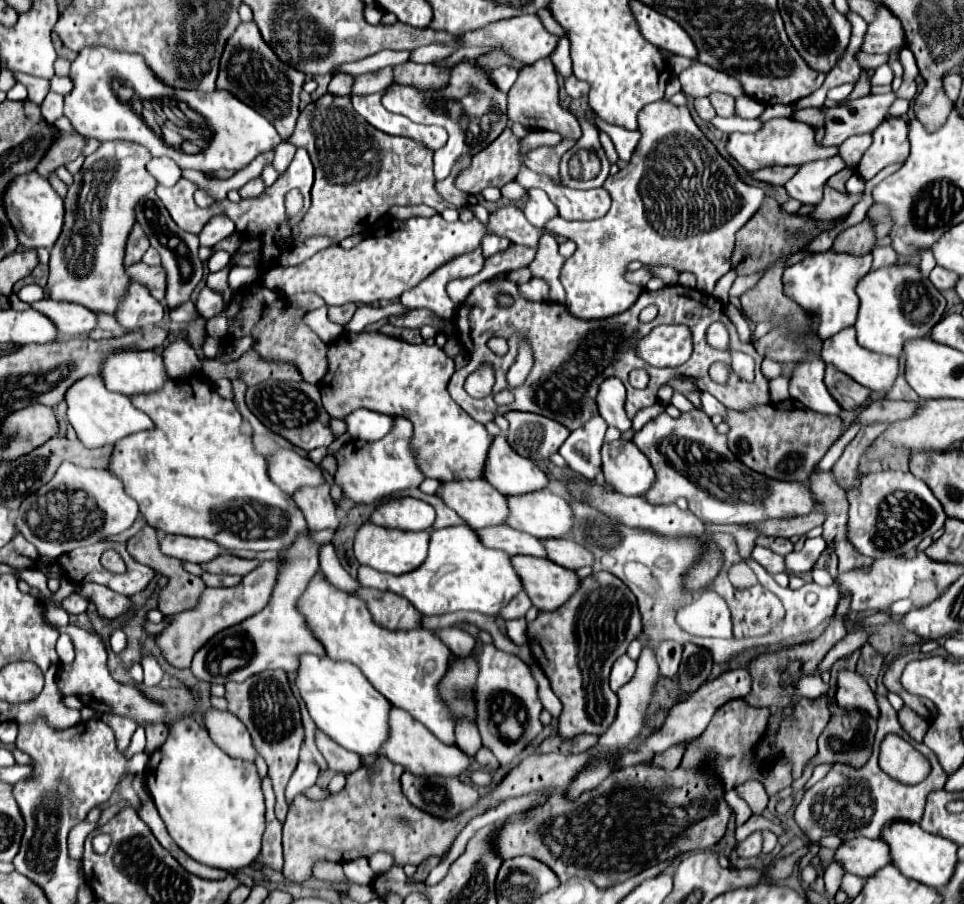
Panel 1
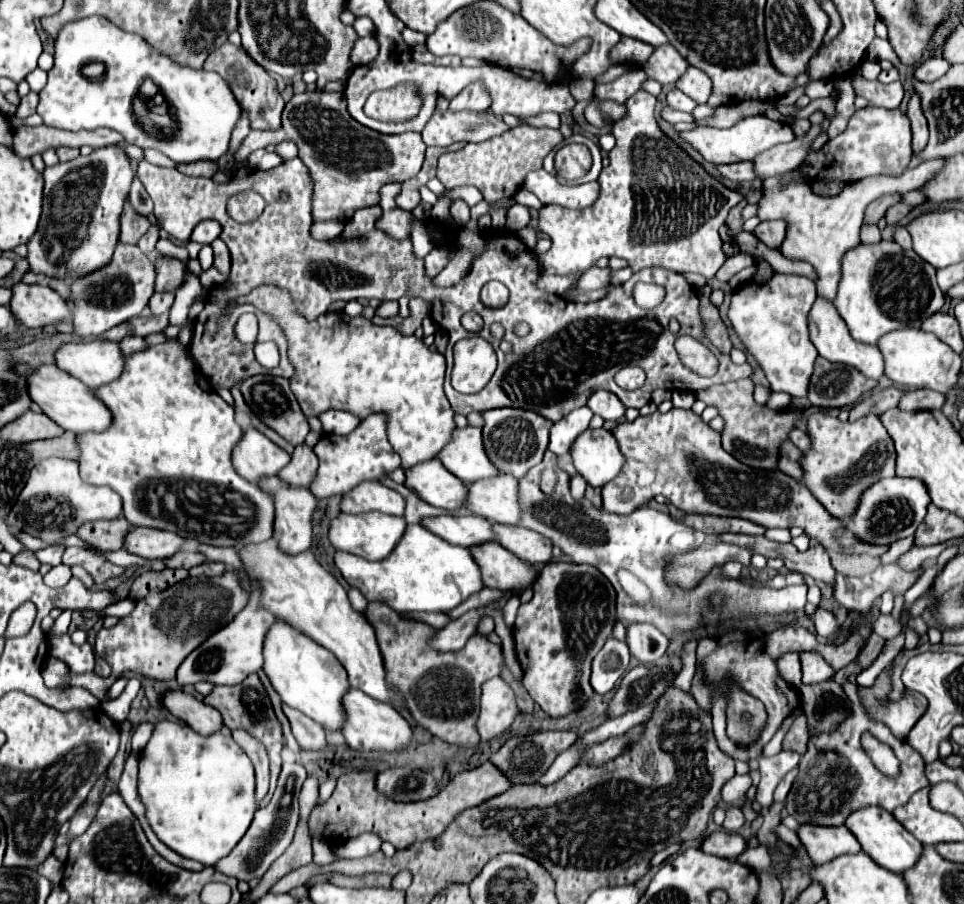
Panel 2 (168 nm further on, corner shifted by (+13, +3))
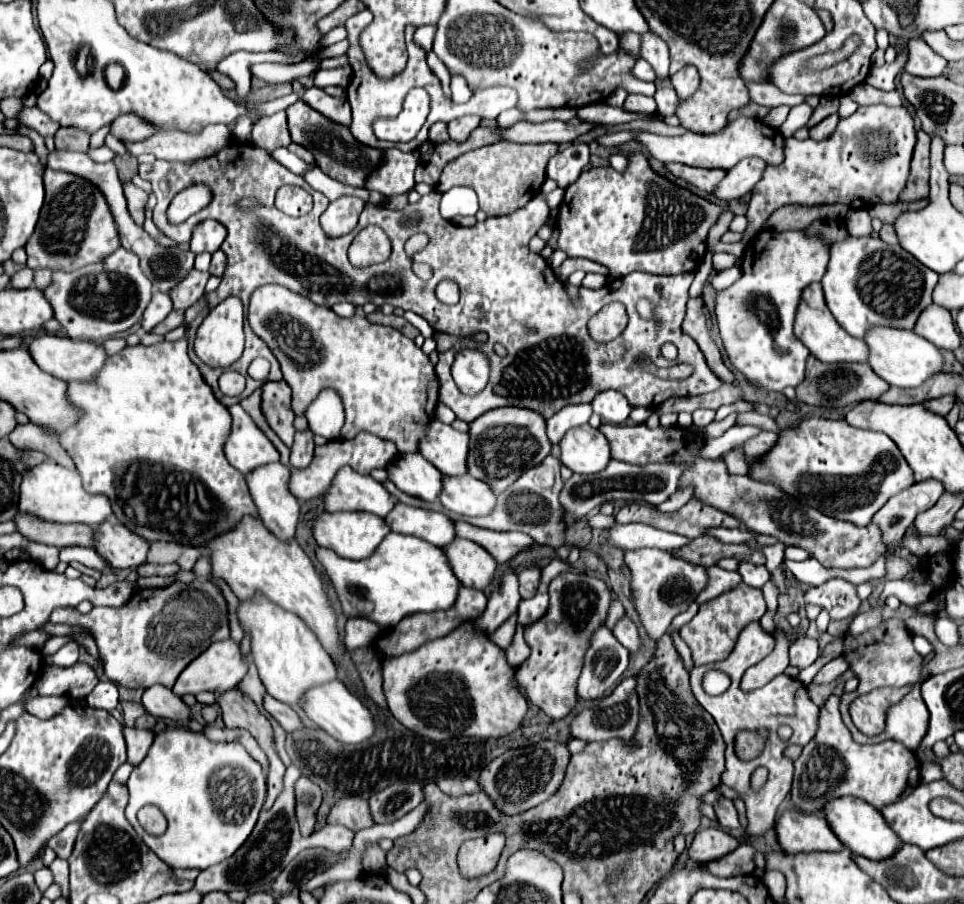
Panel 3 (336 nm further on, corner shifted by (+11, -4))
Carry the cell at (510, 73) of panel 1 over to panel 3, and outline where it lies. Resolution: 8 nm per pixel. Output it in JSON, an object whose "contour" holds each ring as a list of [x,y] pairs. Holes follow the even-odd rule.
{"contour":[[[462,116],[462,118],[456,118],[448,124],[448,134],[450,134],[450,140],[456,140],[456,142],[464,142],[468,138],[468,134],[472,130],[476,130],[480,126],[480,118],[478,116]]]}

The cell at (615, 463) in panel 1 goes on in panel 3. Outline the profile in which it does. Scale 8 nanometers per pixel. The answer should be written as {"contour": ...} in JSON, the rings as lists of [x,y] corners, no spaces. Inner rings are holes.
{"contour":[[[590,426],[568,430],[560,442],[560,450],[562,464],[576,474],[598,474],[612,460],[606,436]]]}

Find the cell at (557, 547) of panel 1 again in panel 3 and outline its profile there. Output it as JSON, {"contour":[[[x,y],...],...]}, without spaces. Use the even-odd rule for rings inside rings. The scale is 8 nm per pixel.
{"contour":[[[462,520],[456,522],[456,530],[460,530],[460,538],[472,540],[480,544],[482,548],[486,548],[496,558],[498,564],[510,564],[520,552],[530,550],[534,544],[534,540],[526,534],[486,530],[486,528],[478,528]]]}

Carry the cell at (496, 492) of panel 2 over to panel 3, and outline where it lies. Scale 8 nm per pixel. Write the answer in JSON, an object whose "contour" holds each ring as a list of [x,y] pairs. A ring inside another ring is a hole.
{"contour":[[[470,474],[464,478],[444,476],[440,504],[458,516],[488,516],[496,508],[496,494],[486,482]]]}

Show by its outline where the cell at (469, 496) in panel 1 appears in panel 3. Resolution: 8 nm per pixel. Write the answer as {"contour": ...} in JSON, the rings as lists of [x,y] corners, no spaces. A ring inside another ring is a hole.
{"contour":[[[406,454],[396,458],[396,466],[392,466],[388,474],[402,492],[426,502],[438,502],[442,490],[442,474],[420,454]]]}

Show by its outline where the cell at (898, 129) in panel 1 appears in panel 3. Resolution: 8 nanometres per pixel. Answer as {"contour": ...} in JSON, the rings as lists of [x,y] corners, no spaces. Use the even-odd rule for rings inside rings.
{"contour":[[[860,106],[852,116],[842,118],[838,122],[836,132],[824,140],[824,142],[814,142],[814,140],[796,140],[796,138],[786,138],[784,144],[784,154],[786,160],[778,166],[768,166],[764,178],[760,184],[756,184],[756,190],[752,190],[750,206],[748,206],[748,230],[744,242],[748,242],[748,236],[756,234],[762,230],[764,222],[768,216],[784,206],[784,204],[834,204],[842,202],[848,204],[850,208],[870,208],[878,202],[892,204],[896,202],[900,190],[904,188],[904,182],[910,172],[910,158],[912,150],[916,144],[916,130],[914,130],[914,120],[906,108],[888,108],[888,106]]]}

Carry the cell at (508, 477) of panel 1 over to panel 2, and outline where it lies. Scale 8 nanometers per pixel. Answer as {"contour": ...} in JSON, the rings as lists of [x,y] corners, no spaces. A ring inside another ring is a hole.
{"contour":[[[456,427],[454,439],[440,451],[438,459],[464,483],[474,483],[478,479],[498,475],[496,467],[484,453],[482,431],[478,427]]]}

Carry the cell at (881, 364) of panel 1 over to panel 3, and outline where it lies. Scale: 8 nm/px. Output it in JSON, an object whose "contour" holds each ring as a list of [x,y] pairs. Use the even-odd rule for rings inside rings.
{"contour":[[[814,282],[812,286],[808,286],[804,290],[804,300],[800,302],[800,314],[796,314],[794,330],[796,330],[796,336],[800,338],[800,342],[820,362],[828,362],[828,364],[832,364],[832,362],[858,362],[858,364],[868,362],[868,346],[864,344],[864,340],[852,338],[846,330],[840,328],[840,324],[836,322],[836,318],[832,316],[832,312],[826,306],[820,282]]]}

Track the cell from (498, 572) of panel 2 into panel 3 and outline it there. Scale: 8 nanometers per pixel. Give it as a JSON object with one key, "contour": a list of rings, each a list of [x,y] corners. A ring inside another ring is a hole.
{"contour":[[[456,538],[452,546],[444,546],[456,576],[466,588],[486,590],[496,576],[498,564],[480,544],[464,538]]]}

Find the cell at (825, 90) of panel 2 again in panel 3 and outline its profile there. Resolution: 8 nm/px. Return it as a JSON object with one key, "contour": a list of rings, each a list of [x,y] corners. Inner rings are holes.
{"contour":[[[748,82],[752,86],[752,102],[756,104],[762,104],[762,106],[770,106],[770,108],[776,108],[780,104],[788,104],[788,106],[796,106],[796,104],[802,104],[806,96],[802,94],[796,94],[796,96],[786,96],[784,92],[780,92],[776,86],[772,84],[754,84],[754,82]]]}

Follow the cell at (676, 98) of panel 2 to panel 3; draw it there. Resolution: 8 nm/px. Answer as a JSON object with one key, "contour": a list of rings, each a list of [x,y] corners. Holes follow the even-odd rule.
{"contour":[[[658,88],[654,94],[654,100],[658,104],[658,114],[662,116],[674,116],[680,104],[680,98],[676,96],[674,88]]]}

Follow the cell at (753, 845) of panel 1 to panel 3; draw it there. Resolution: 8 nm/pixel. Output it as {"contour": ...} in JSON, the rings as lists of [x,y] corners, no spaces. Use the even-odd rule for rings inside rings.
{"contour":[[[706,828],[706,830],[696,832],[688,854],[690,854],[690,860],[706,864],[712,860],[720,860],[722,856],[734,852],[738,846],[740,846],[740,842],[732,834],[728,834],[724,830]]]}

